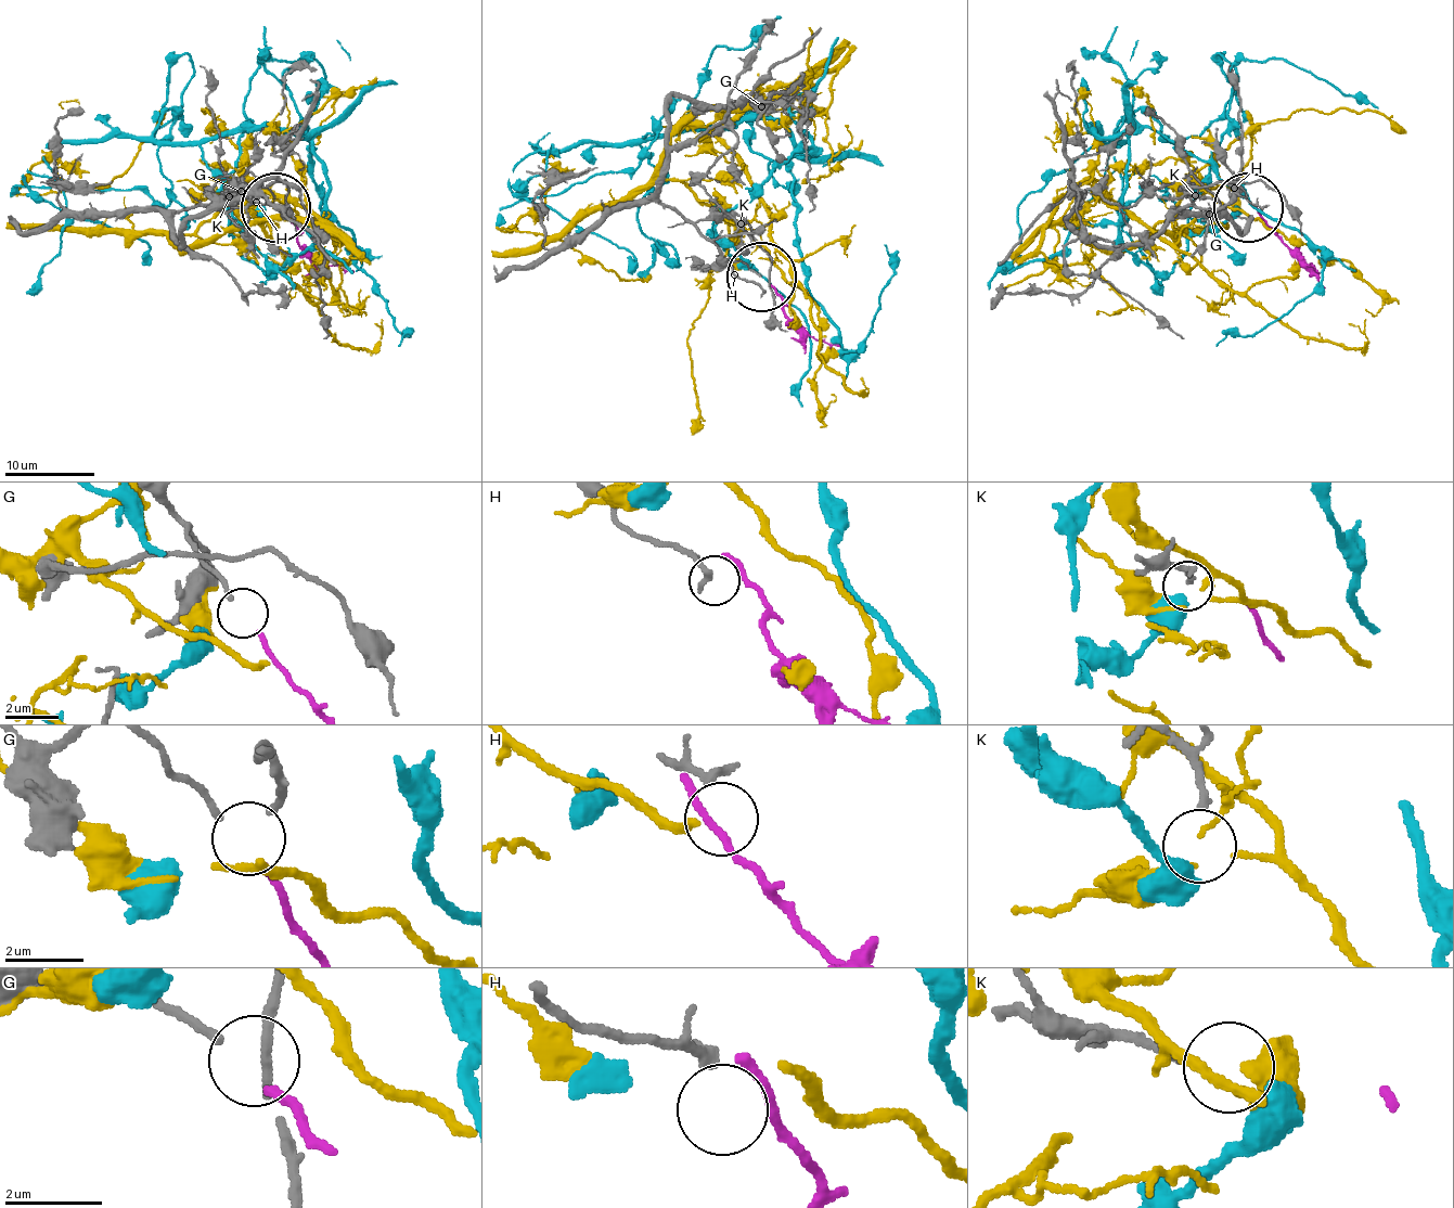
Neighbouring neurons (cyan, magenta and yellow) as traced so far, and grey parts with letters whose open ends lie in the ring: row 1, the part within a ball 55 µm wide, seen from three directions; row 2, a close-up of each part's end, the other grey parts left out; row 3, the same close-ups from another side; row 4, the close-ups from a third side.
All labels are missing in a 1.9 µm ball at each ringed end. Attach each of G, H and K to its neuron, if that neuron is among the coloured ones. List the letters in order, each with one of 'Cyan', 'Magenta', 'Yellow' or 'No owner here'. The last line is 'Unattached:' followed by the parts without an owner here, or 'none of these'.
G: Magenta
H: No owner here
K: No owner here
Unattached: H, K

